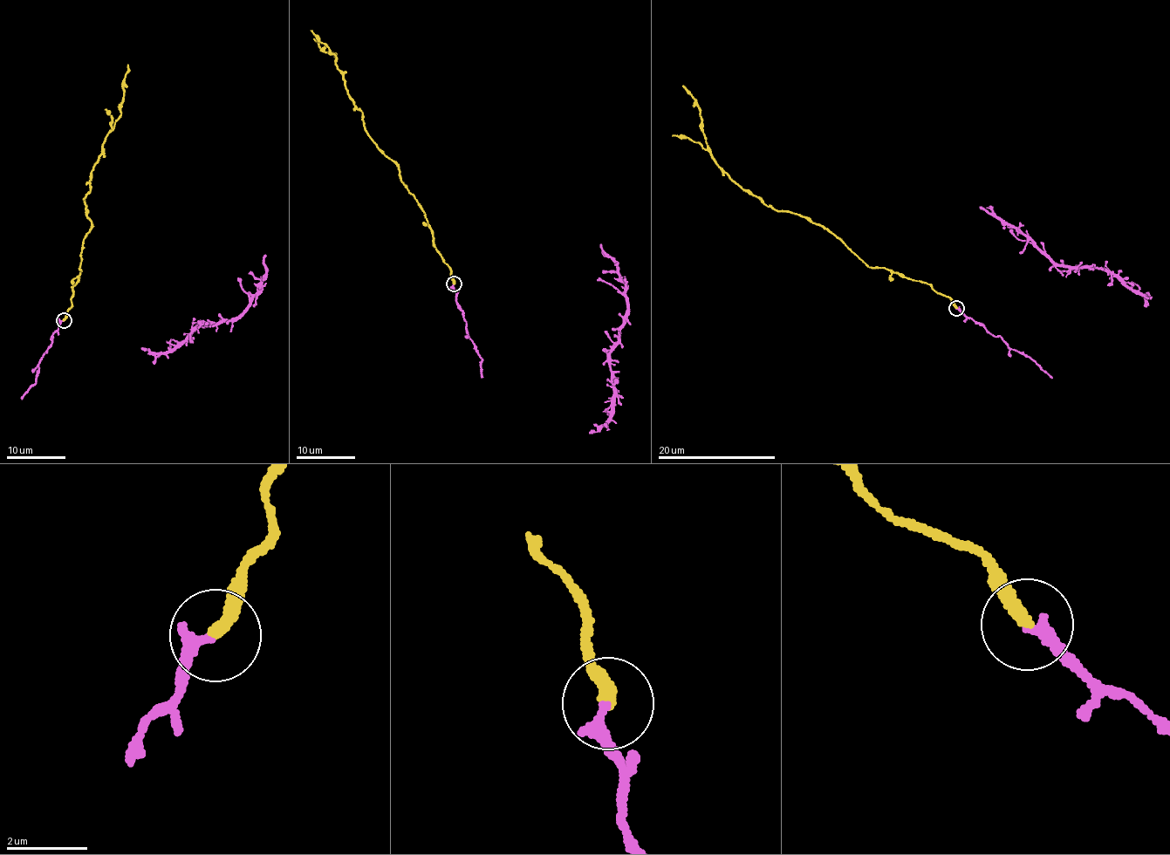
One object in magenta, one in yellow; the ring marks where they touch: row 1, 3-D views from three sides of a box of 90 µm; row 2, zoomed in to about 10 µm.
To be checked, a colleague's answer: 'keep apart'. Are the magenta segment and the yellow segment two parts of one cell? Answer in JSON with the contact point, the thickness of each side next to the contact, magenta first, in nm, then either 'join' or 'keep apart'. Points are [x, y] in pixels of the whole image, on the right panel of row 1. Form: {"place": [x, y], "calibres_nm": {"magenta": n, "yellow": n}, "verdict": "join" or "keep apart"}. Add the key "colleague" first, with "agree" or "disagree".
{"colleague": "agree", "place": [956, 308], "calibres_nm": {"magenta": 280, "yellow": 320}, "verdict": "keep apart"}

